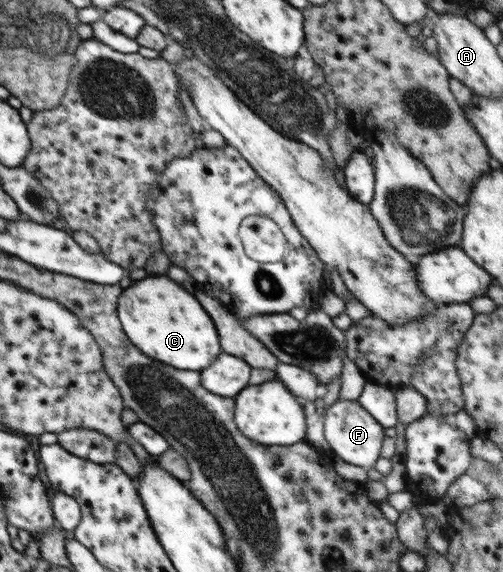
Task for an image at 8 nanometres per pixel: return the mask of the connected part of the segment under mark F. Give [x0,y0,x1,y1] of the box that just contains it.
[323,400,385,468]

